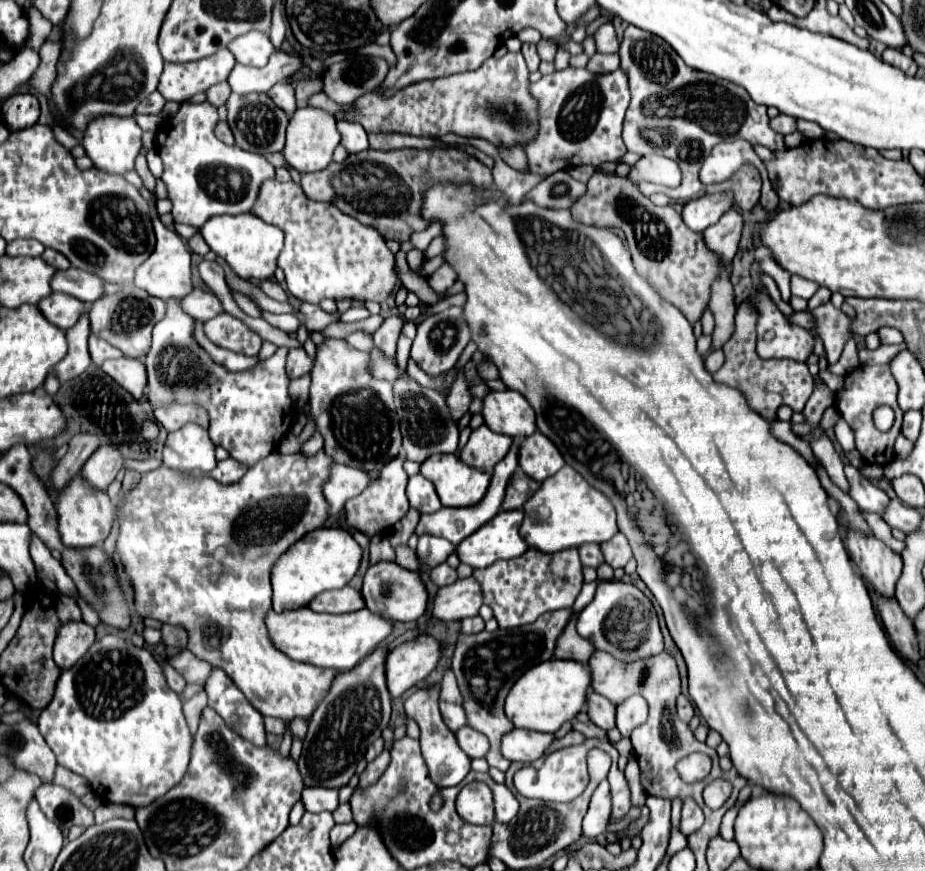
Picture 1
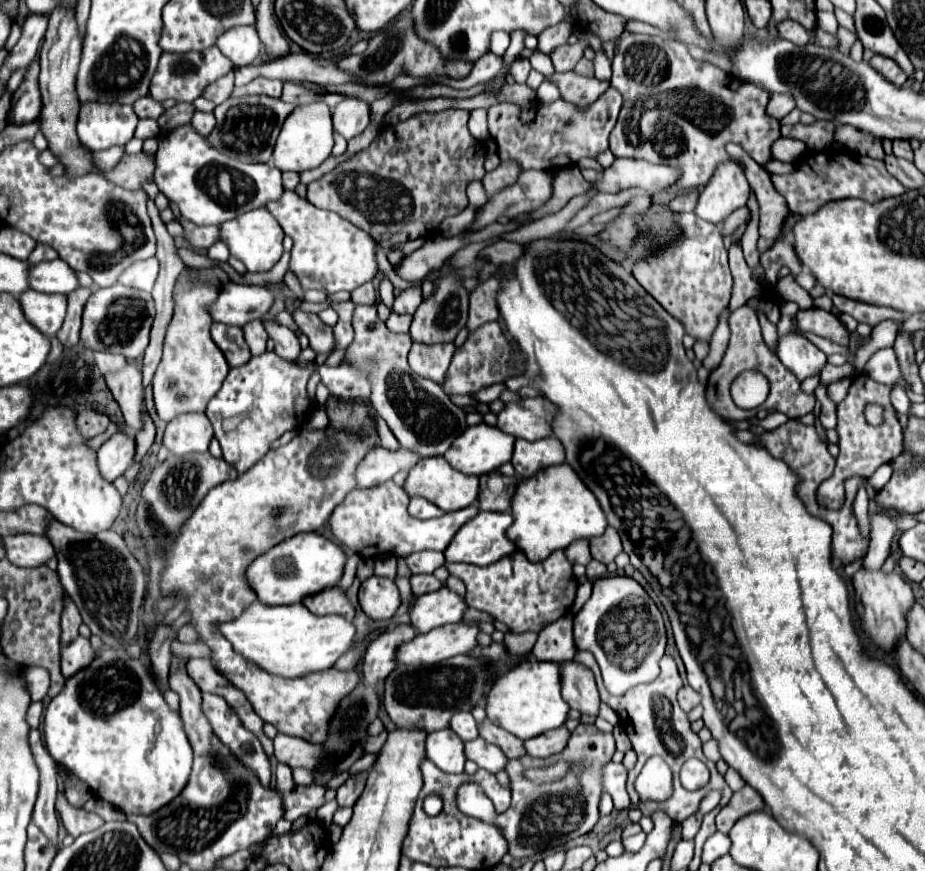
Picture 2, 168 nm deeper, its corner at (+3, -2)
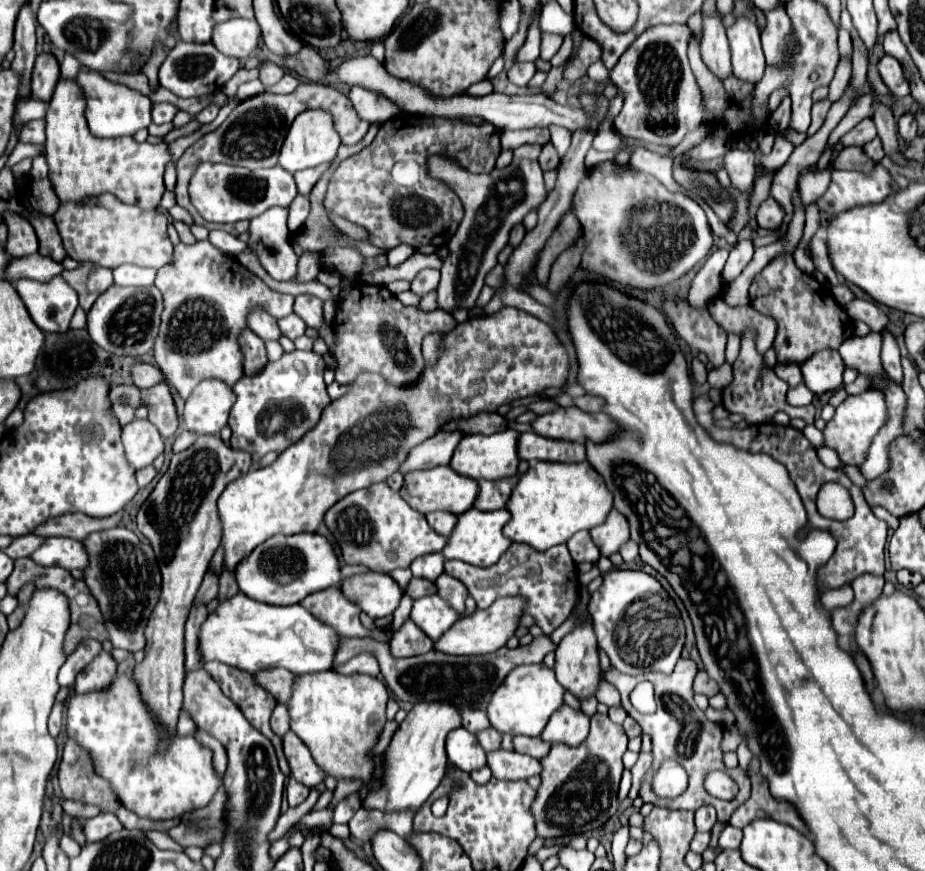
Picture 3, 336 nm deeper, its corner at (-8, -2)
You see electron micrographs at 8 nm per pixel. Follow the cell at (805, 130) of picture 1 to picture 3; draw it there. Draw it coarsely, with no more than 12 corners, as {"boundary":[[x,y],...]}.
{"boundary":[[862,119],[842,137],[844,145],[866,145],[876,137],[872,119]]}

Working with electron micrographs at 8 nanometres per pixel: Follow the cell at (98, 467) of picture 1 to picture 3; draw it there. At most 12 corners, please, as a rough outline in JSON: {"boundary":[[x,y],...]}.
{"boundary":[[148,419],[122,427],[126,457],[134,469],[162,451],[160,431]]}

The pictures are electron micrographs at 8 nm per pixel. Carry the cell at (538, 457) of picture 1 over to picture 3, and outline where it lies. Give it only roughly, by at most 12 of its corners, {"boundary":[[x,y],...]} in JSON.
{"boundary":[[518,435],[526,461],[582,463],[582,443]]}

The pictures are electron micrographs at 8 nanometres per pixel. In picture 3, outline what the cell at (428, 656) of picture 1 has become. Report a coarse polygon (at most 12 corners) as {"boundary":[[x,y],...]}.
{"boundary":[[524,597],[456,621],[434,649],[486,655],[514,637]]}

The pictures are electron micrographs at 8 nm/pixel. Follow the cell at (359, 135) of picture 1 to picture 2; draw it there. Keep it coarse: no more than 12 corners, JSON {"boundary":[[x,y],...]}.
{"boundary":[[345,99],[333,111],[333,129],[347,141],[369,125],[369,109]]}

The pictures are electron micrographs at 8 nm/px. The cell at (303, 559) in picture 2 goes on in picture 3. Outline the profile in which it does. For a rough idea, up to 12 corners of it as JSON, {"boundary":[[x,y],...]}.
{"boundary":[[318,533],[276,535],[236,565],[244,595],[294,605],[342,581]]}

